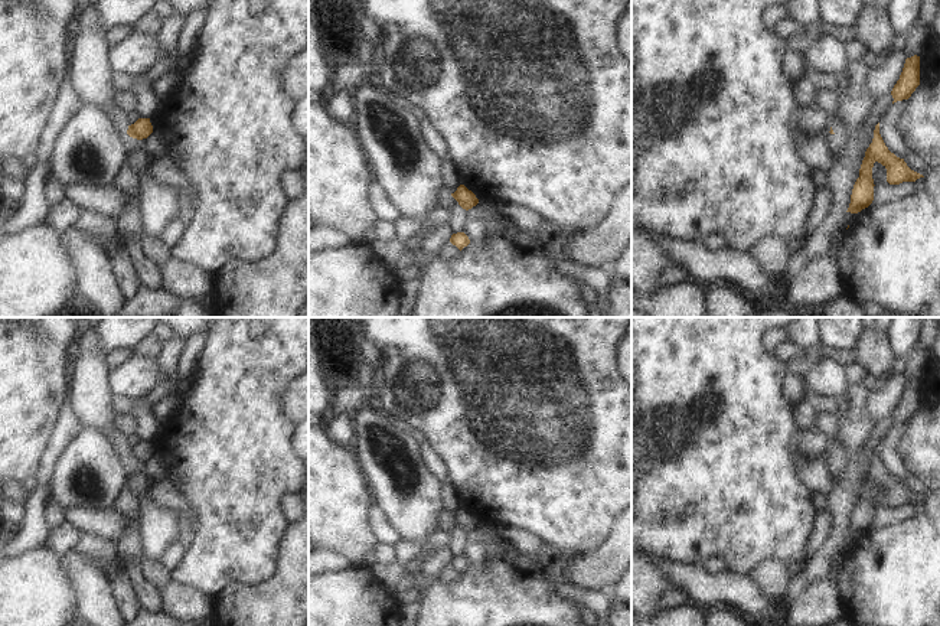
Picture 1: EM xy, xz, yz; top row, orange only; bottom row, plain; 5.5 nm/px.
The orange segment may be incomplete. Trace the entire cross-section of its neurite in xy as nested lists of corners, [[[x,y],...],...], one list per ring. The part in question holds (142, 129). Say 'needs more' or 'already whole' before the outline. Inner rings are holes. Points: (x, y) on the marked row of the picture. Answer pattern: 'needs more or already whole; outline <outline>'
already whole; outline [[[138,118],[134,124],[128,125],[127,134],[133,138],[143,140],[153,133],[150,118]]]

